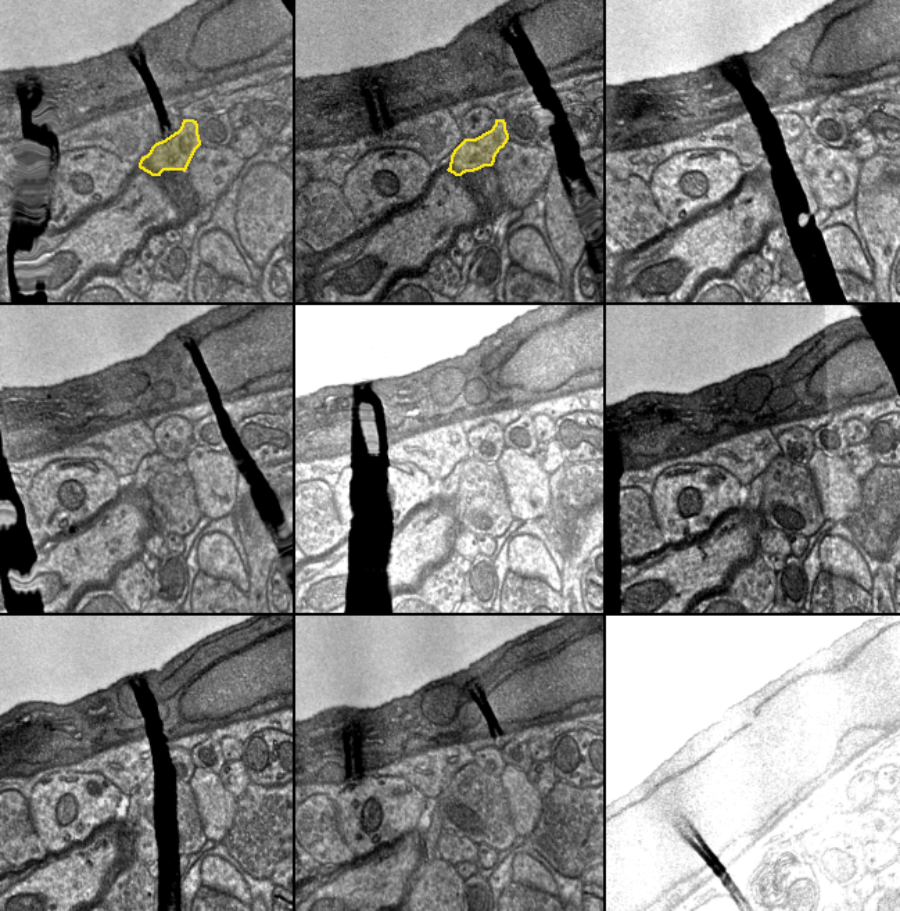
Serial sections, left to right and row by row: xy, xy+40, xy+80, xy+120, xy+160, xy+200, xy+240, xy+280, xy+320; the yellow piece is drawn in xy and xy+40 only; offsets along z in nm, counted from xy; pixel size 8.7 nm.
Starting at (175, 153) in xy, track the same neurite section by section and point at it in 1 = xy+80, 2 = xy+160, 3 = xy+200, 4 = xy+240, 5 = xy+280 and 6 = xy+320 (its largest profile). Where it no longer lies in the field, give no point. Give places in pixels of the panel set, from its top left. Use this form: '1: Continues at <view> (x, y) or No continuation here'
1: Continues at xy+80 (777, 154)
2: Continues at xy+160 (451, 484)
3: Continues at xy+200 (757, 484)
4: Continues at xy+240 (125, 827)
5: Continues at xy+280 (427, 849)
6: Continues at xy+320 (739, 847)

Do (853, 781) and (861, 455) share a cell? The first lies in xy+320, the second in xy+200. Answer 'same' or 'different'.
same

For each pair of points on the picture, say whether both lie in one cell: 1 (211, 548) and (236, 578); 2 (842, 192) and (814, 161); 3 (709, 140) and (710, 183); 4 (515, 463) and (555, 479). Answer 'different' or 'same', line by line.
1: same
2: same
3: different
4: different

